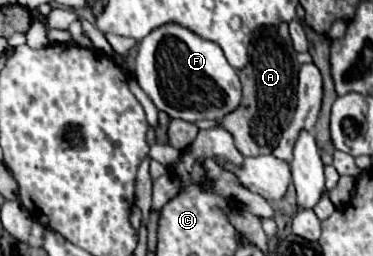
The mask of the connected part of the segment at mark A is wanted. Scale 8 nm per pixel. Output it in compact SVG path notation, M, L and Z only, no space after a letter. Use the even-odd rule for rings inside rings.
M262 27L258 35L254 35L254 43L250 49L250 63L240 71L242 81L242 103L240 107L226 115L220 125L234 135L236 147L244 157L270 155L282 137L284 127L294 117L296 109L296 87L298 87L298 69L296 51L290 43L286 43L276 31Z

